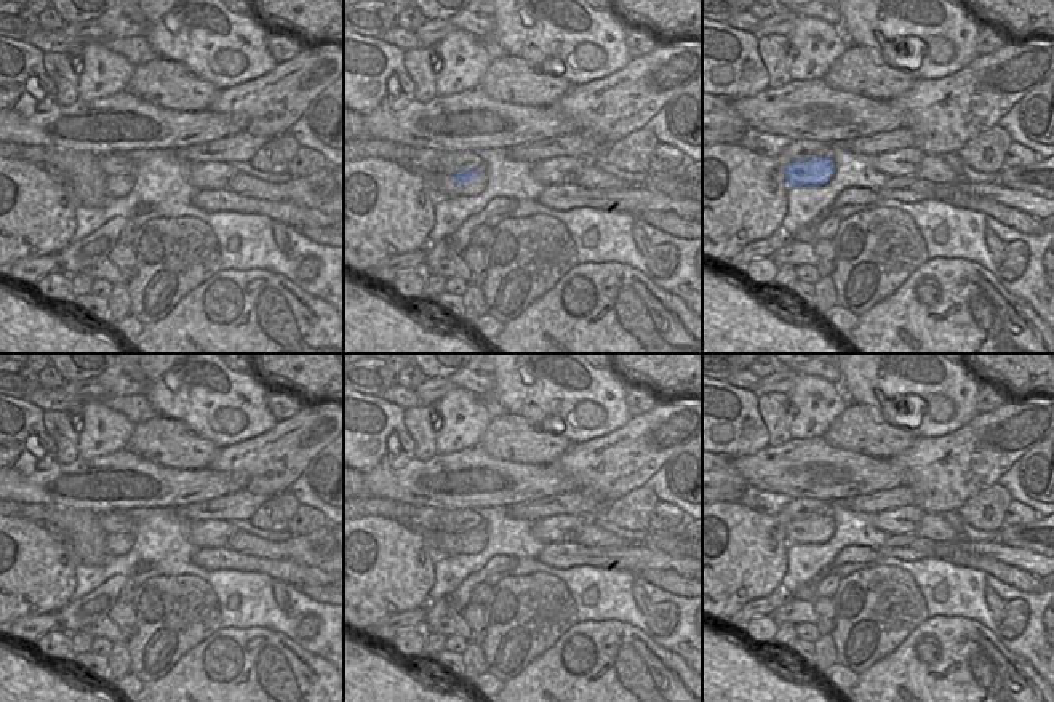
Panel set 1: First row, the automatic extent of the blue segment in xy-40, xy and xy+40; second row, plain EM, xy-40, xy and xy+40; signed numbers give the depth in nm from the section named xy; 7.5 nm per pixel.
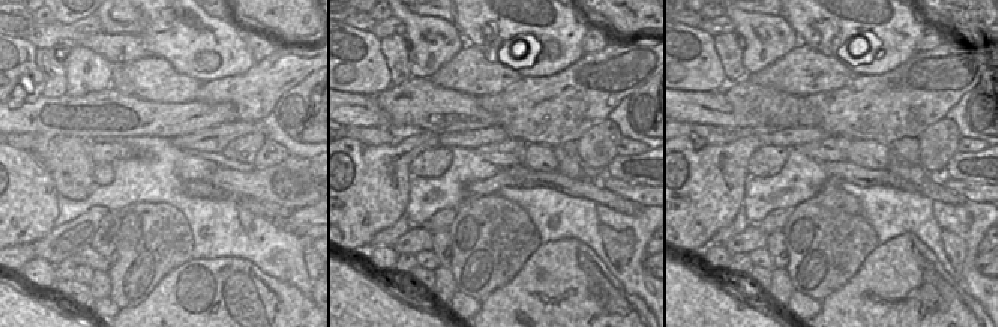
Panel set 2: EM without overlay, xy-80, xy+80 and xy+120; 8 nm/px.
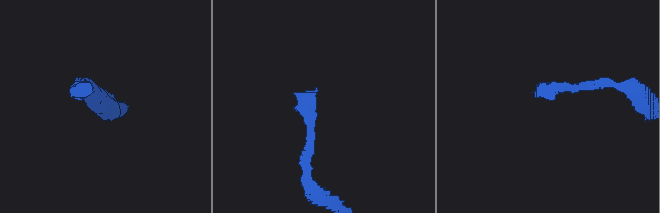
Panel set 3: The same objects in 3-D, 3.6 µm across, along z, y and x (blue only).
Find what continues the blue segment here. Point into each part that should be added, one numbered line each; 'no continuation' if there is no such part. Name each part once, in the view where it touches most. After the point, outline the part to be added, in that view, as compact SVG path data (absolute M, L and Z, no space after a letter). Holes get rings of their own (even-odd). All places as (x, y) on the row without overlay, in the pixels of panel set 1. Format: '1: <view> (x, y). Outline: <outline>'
1: xy (477, 544). Outline: M480 531L473 539L465 540L457 547L457 553L467 553L470 556L480 553L486 545L486 532Z

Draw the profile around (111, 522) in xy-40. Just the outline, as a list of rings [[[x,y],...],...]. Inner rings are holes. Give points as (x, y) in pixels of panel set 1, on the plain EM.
[[[99,512],[94,517],[106,534],[130,532],[134,536],[136,532],[134,521],[122,512]]]

